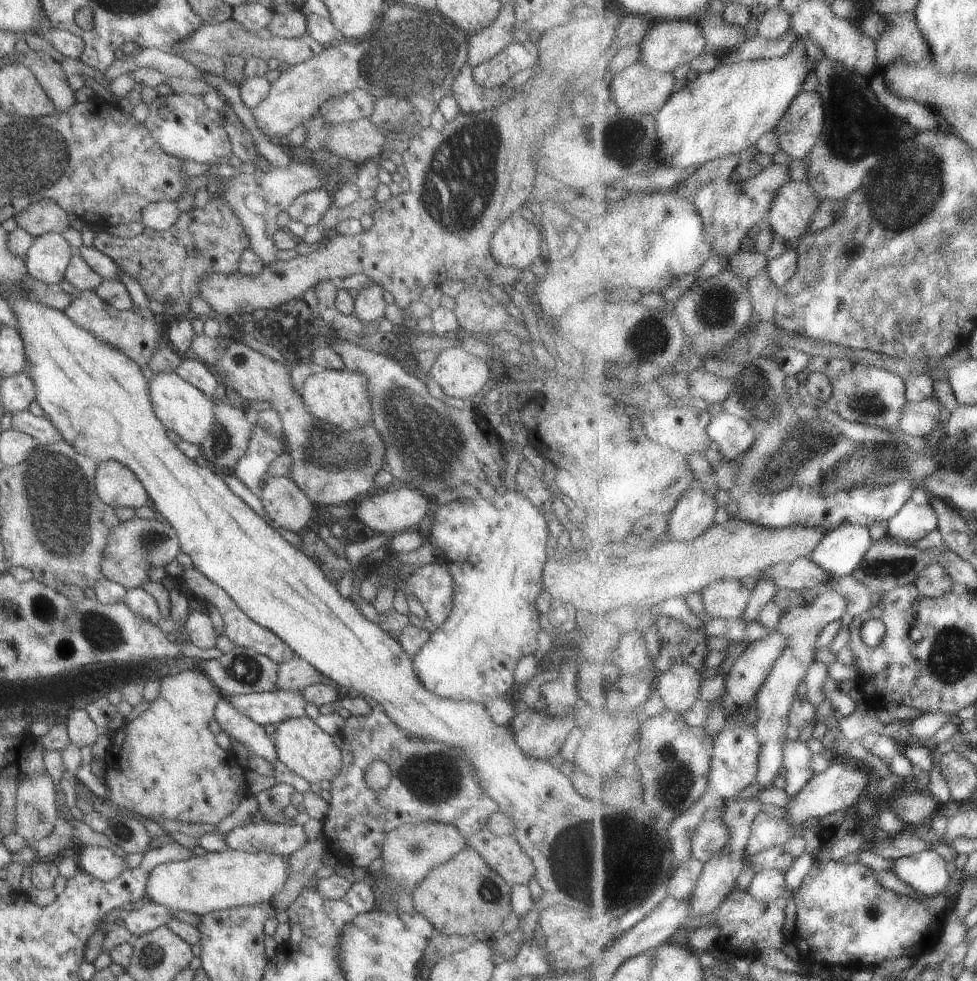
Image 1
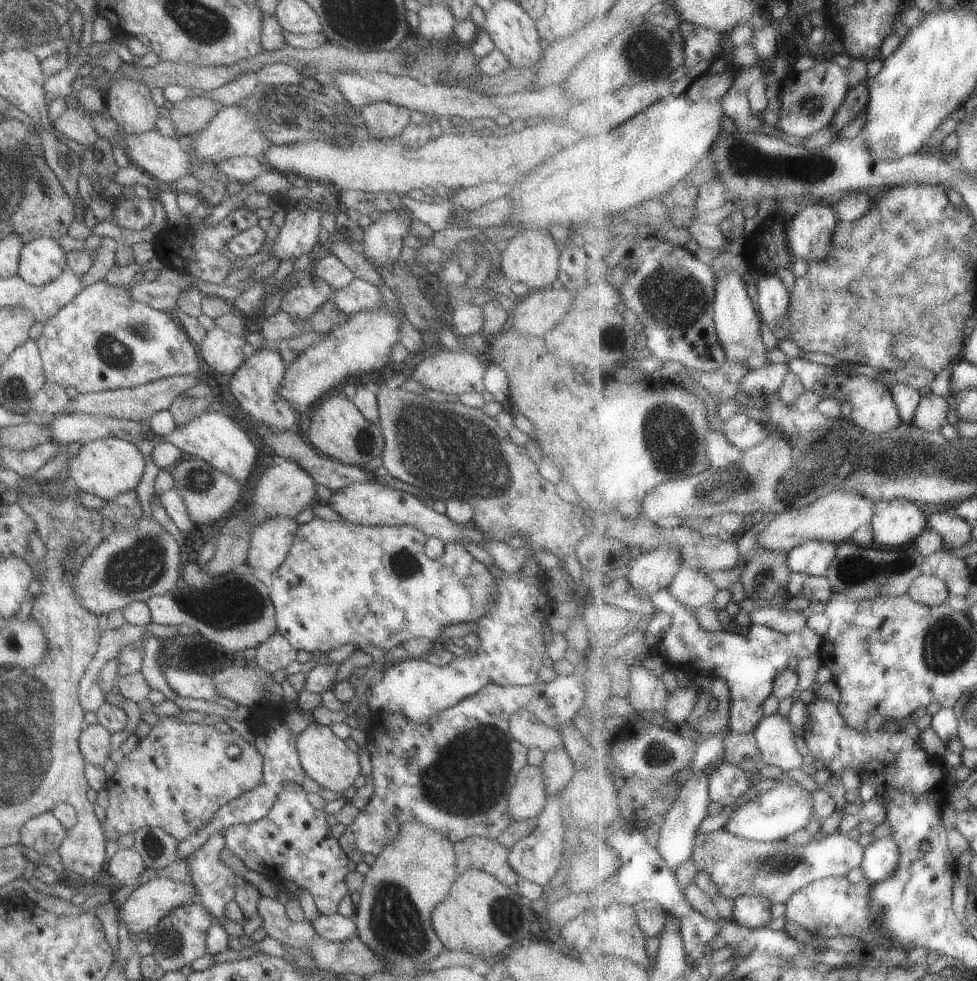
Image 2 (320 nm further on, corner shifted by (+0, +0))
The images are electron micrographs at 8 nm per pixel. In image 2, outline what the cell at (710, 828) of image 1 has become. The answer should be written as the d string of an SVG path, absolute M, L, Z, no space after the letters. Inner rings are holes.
M801 784L778 785L756 796L737 810L733 811L724 826L734 835L752 841L785 841L787 836L795 834L811 822L814 816L814 800L811 790Z

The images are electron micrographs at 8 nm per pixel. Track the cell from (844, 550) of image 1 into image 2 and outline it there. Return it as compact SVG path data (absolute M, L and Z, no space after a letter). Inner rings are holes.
M809 541L788 552L793 573L825 577L839 545L829 541Z

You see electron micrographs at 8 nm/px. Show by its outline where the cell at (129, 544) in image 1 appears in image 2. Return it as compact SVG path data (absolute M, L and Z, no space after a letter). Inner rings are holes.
M142 514L134 528L120 533L113 531L81 563L72 584L75 600L97 616L122 609L133 601L145 602L152 596L165 594L179 584L181 555L173 536L156 520Z

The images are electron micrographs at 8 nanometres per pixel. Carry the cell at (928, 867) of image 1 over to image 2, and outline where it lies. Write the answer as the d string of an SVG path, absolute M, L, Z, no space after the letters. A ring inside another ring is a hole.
M891 837L874 840L864 849L864 859L860 867L866 880L871 883L881 882L898 871L900 846Z

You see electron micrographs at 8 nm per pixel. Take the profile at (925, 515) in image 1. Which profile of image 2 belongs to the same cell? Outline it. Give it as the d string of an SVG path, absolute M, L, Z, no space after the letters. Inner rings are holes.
M877 501L872 527L879 548L900 549L914 544L925 528L925 514L913 501Z

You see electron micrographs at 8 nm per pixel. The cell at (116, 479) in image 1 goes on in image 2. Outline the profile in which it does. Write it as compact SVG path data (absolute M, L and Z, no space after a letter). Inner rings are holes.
M113 437L100 438L84 442L68 460L64 474L69 477L73 487L108 501L138 486L145 461L146 458L133 443Z

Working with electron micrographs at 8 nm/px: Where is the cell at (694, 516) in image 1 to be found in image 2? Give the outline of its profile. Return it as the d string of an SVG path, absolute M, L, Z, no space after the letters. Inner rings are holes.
M661 545L650 553L639 553L632 562L627 578L632 587L642 595L653 596L666 590L685 565L678 549Z

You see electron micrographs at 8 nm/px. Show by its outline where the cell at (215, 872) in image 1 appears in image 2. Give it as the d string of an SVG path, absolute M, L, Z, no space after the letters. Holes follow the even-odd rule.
M169 877L151 878L145 884L135 888L128 898L119 905L116 910L116 918L128 930L130 936L145 933L150 926L157 924L170 910L183 903L195 902L197 900L191 882L176 881Z

